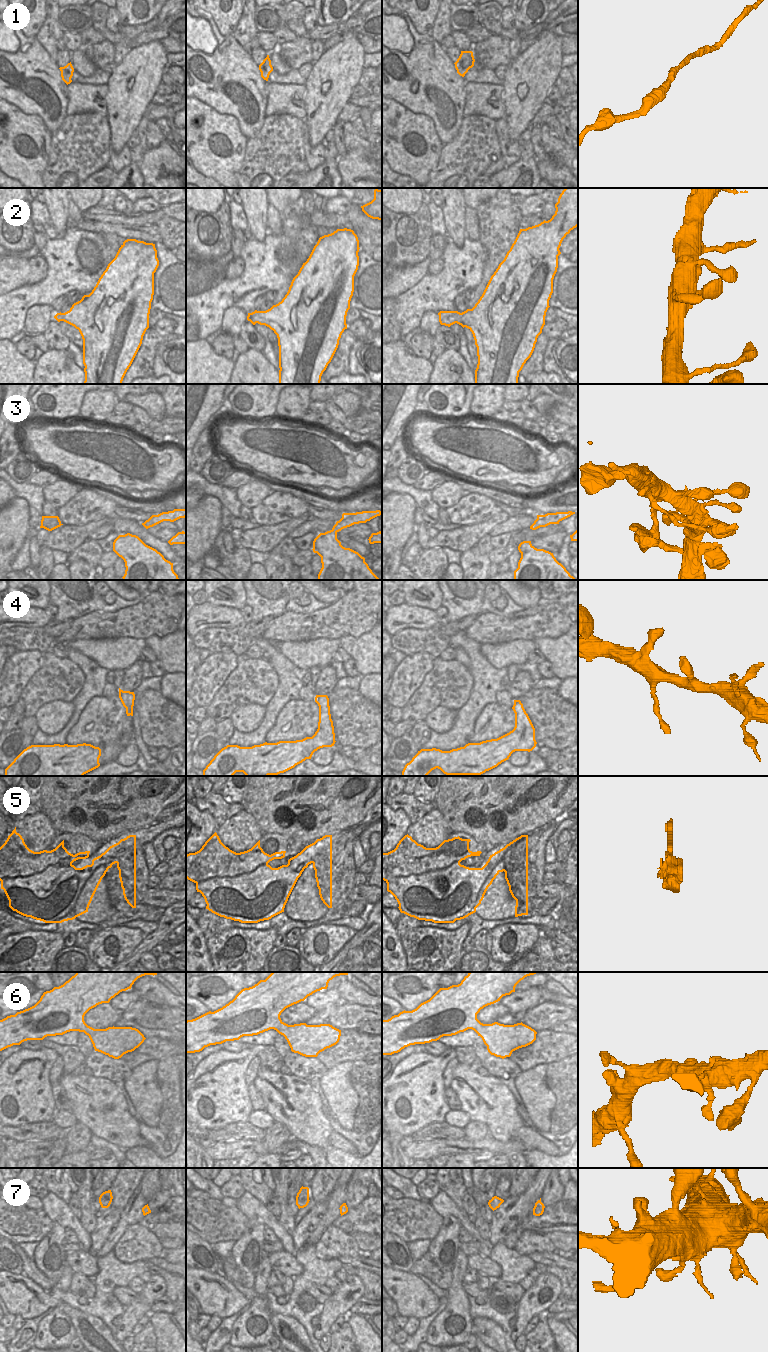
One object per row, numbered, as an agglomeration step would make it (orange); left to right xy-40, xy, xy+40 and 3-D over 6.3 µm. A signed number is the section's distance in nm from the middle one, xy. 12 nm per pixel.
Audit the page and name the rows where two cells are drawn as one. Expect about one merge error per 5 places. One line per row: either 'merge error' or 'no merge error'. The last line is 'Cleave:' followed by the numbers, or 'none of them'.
1: no merge error
2: no merge error
3: no merge error
4: no merge error
5: no merge error
6: no merge error
7: no merge error
Cleave: none of them

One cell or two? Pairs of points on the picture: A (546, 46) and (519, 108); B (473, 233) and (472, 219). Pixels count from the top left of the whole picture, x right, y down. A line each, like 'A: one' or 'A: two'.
A: one
B: one

